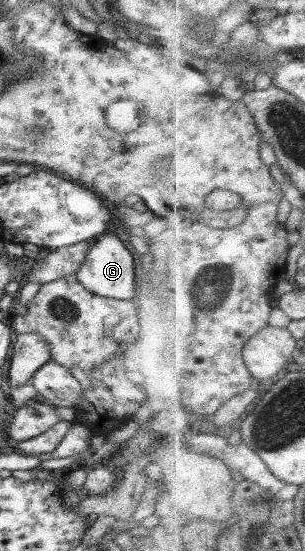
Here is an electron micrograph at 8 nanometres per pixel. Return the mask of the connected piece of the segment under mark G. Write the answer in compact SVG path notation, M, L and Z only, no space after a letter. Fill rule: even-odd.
M104 234L93 240L86 251L84 262L75 274L78 282L92 291L96 296L113 298L116 300L130 300L136 295L136 275L134 274L134 259L132 253L114 234Z

